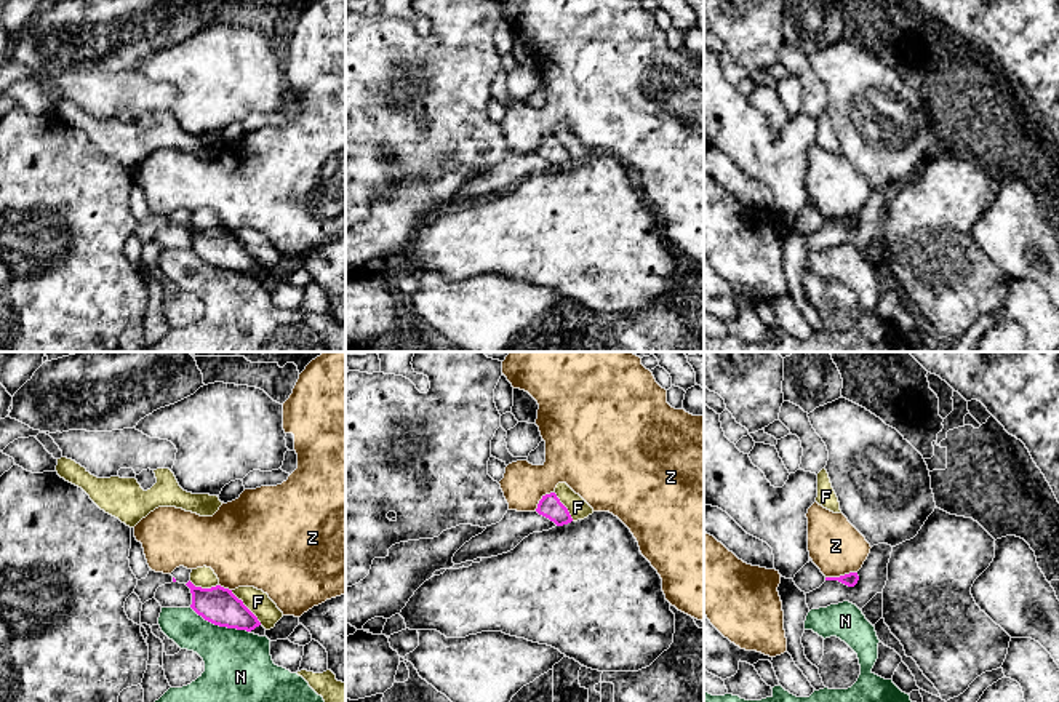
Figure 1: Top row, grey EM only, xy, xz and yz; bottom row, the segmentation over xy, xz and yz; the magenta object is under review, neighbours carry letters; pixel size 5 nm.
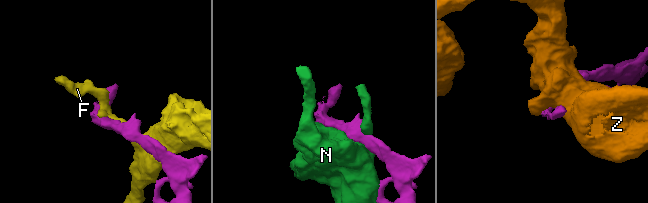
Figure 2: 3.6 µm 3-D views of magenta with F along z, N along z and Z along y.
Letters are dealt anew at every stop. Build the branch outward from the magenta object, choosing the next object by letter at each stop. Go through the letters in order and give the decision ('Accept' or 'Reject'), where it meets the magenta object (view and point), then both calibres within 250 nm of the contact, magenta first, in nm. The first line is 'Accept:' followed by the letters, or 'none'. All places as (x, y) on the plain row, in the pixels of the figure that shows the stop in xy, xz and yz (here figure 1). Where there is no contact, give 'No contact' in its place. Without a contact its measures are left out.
Accept: none
F: Reject. Touches magenta at xy (247, 250). Thickness 190 nm (magenta) against 120 nm
N: Reject. Touches magenta at xy (219, 267). Thickness 190 nm (magenta) against 360 nm
Z: Reject. Touches magenta at yz (840, 218). Thickness 70 nm (magenta) against 280 nm

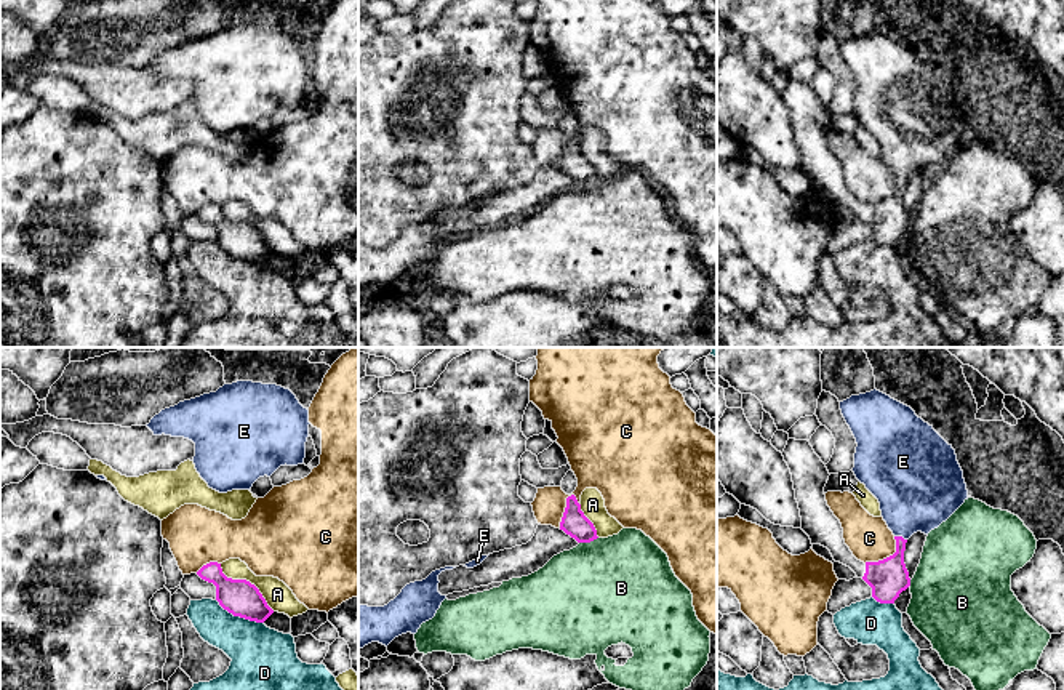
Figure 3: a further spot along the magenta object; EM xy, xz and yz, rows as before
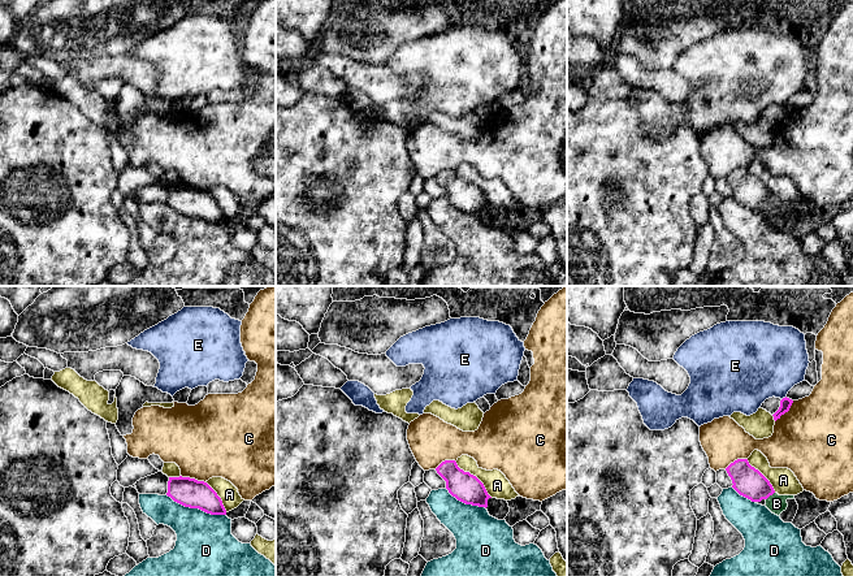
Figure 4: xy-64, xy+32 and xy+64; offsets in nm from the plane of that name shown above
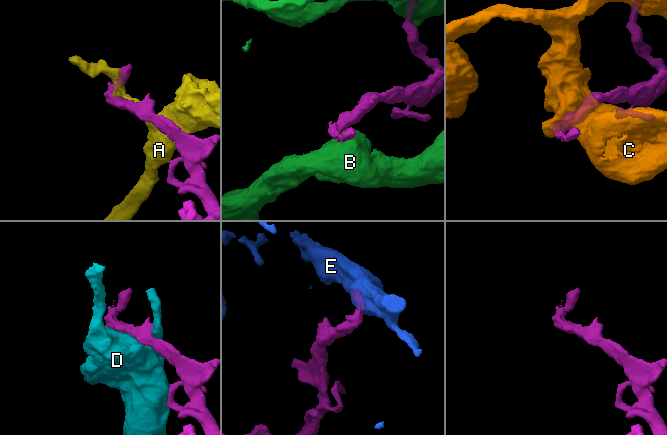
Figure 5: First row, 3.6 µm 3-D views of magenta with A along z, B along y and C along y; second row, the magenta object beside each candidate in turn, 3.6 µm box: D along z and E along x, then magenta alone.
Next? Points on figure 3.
Accept: E
A: Reject. Touches magenta at xy (245, 221). Thickness 180 nm (magenta) against 140 nm
B: Reject. Touches magenta at xz (588, 183). Thickness 130 nm (magenta) against 500 nm
C: Reject. Touches magenta at xz (565, 151). Thickness 130 nm (magenta) against 190 nm
D: Reject. Touches magenta at xy (239, 256). Thickness 180 nm (magenta) against 320 nm
E: Accept. Touches magenta at yz (901, 178). Thickness 190 nm (magenta) against 400 nm

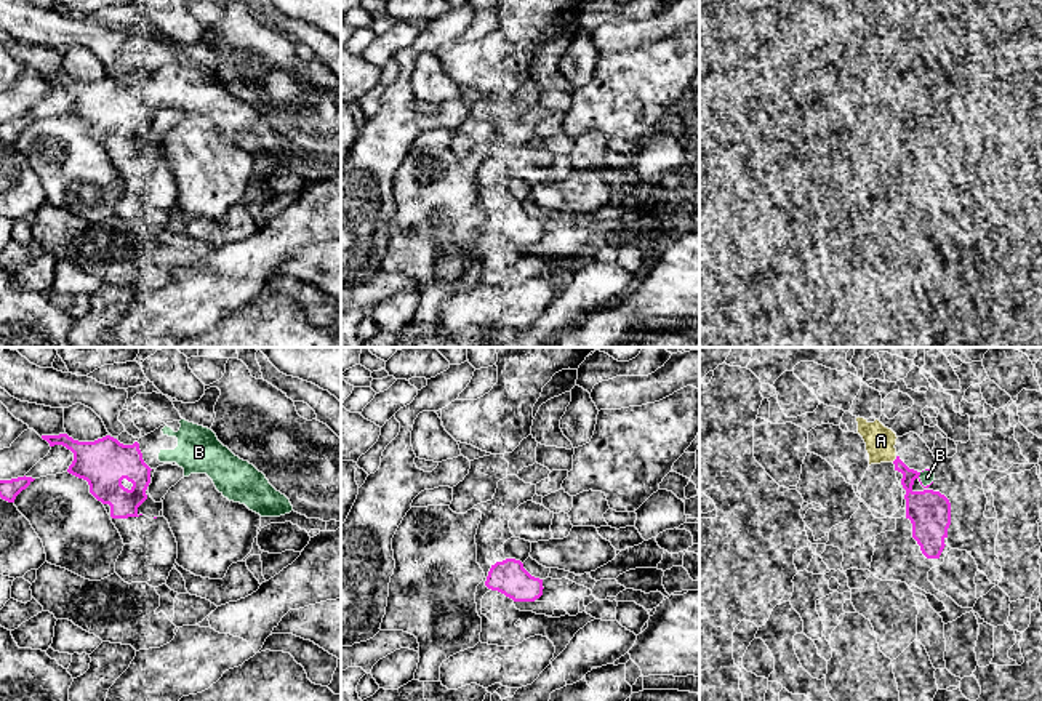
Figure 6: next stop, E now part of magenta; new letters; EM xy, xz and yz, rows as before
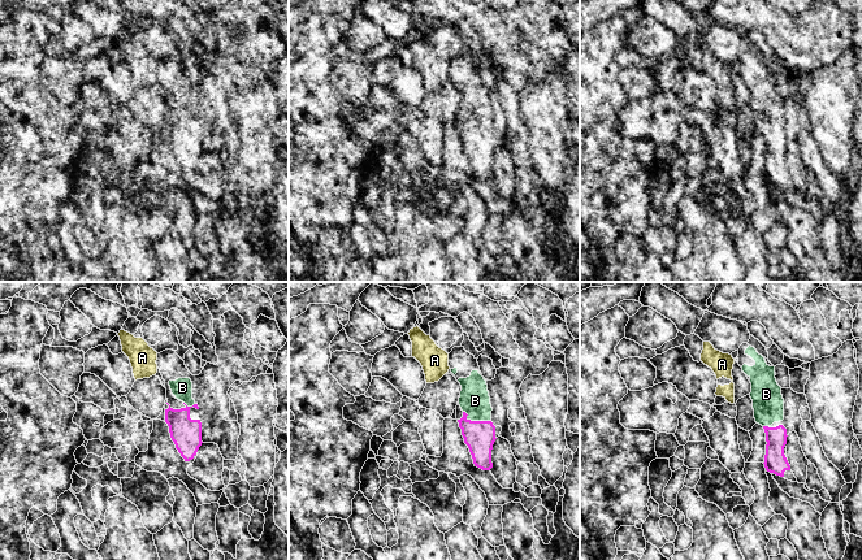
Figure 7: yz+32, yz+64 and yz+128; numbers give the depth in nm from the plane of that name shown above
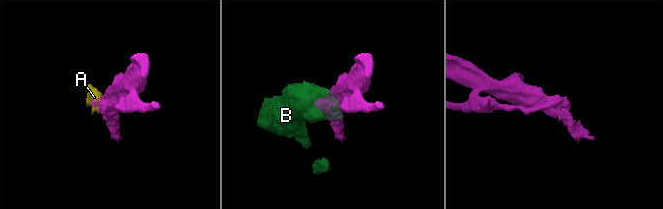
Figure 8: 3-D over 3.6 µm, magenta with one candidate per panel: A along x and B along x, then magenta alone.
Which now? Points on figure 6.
Accept: B
A: Reject. Touches magenta at yz (895, 101). Thickness 130 nm (magenta) against 150 nm
B: Accept. Touches magenta at yz (919, 116). Thickness 220 nm (magenta) against 70 nm

